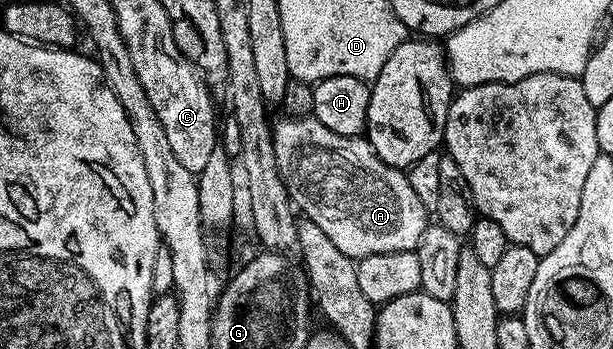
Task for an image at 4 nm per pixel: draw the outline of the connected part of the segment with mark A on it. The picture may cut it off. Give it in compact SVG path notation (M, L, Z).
M281 117L272 124L275 158L292 205L304 218L315 221L332 243L354 261L375 253L416 251L427 226L427 212L413 195L402 168L387 165L375 153L368 138L340 135L318 119Z

